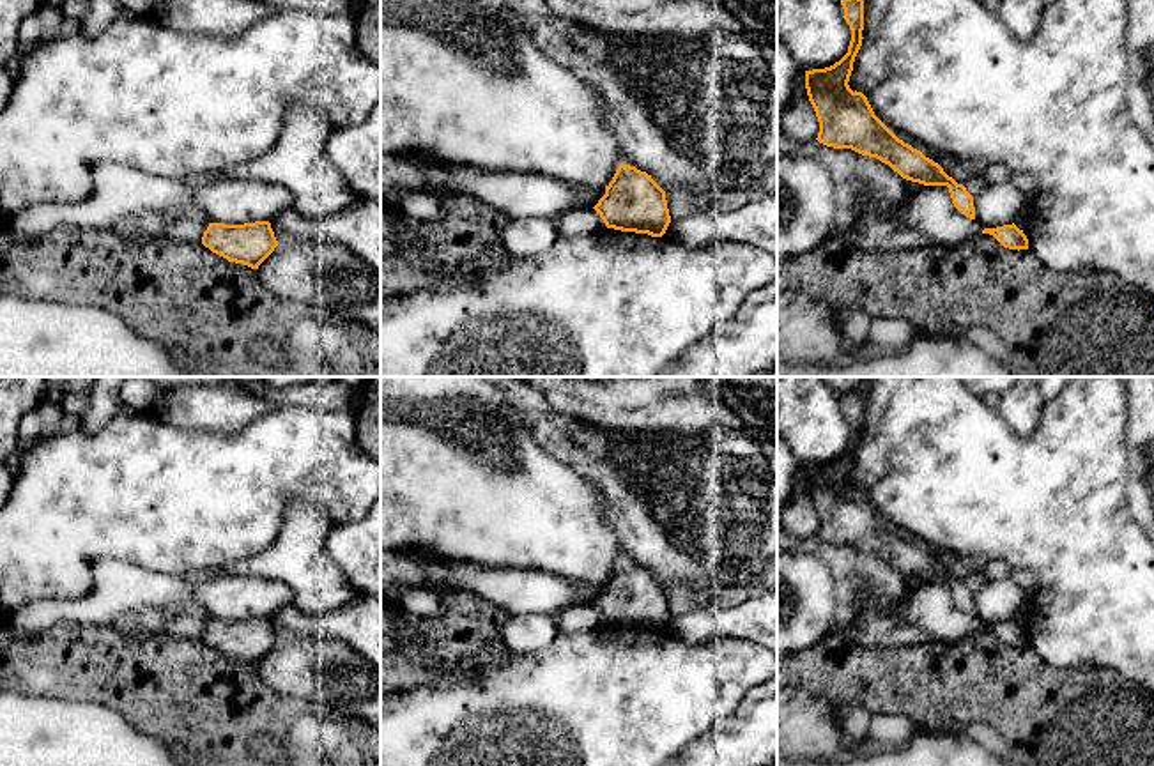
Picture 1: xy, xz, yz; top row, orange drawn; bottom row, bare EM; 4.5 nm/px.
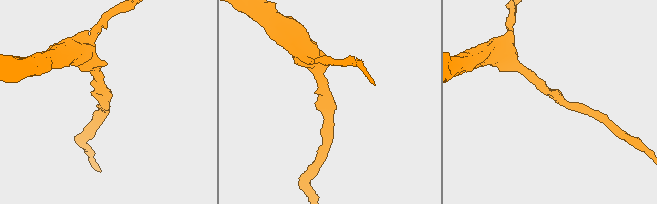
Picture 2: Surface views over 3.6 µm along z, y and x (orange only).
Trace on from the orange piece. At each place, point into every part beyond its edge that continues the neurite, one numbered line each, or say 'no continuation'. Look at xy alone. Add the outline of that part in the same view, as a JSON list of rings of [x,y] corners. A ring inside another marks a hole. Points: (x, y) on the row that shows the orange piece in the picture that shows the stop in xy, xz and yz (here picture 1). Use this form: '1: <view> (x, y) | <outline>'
no continuation

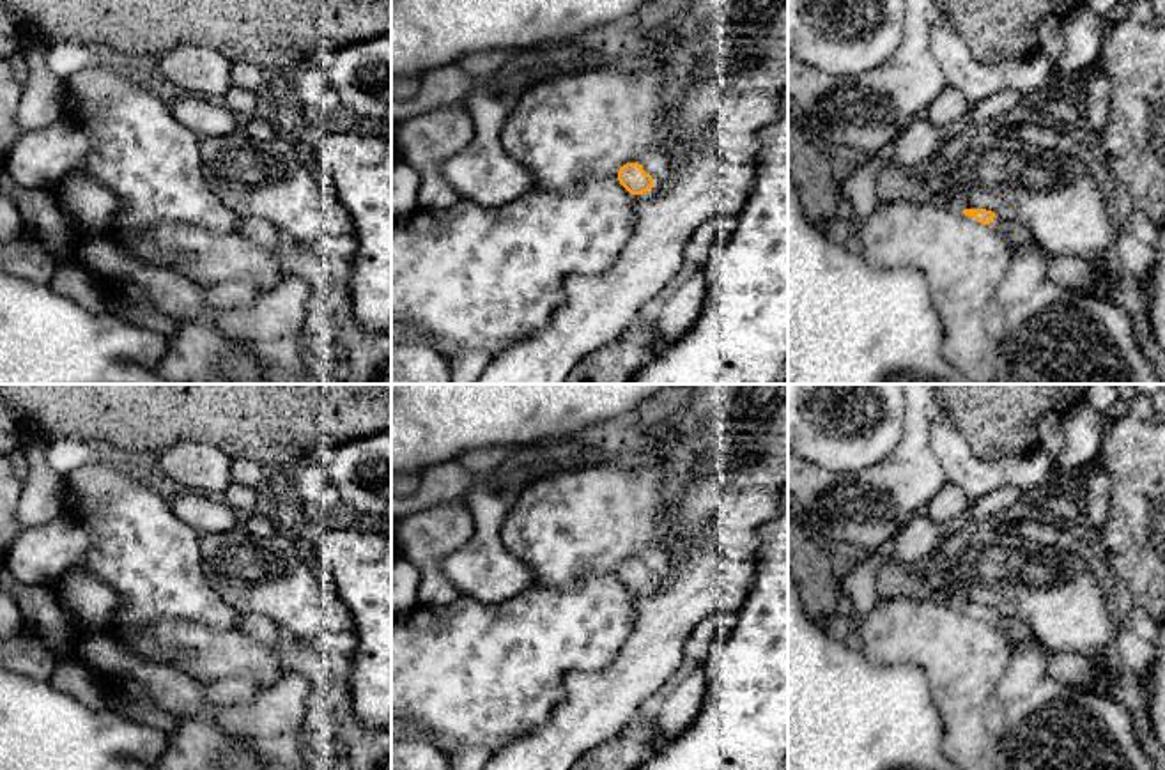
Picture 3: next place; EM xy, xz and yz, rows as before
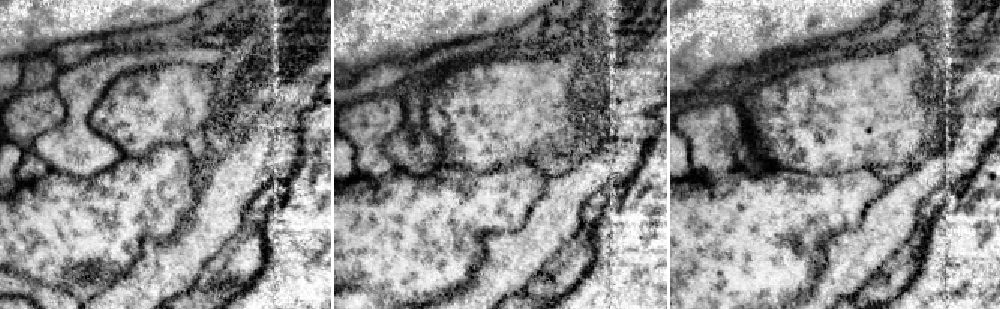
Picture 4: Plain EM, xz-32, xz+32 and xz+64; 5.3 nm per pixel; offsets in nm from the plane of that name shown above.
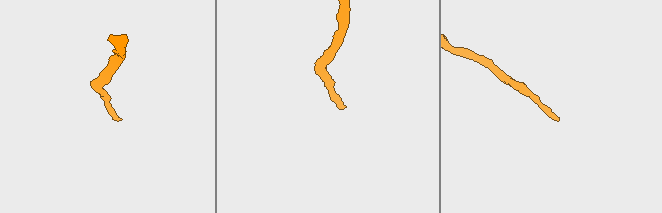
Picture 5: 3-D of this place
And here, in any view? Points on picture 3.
1: yz (1001, 225) | [[[995,216],[993,225],[995,225],[997,232],[1002,235],[1002,239],[1006,241],[1011,253],[1015,253],[1016,246],[1011,244],[1007,223],[1000,216]]]

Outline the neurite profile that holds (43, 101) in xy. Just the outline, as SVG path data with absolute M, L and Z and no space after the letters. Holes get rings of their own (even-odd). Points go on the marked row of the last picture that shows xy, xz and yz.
M42 37L21 39L19 53L27 62L28 81L21 94L18 122L23 133L42 129L67 115L64 80L46 64L48 42Z

